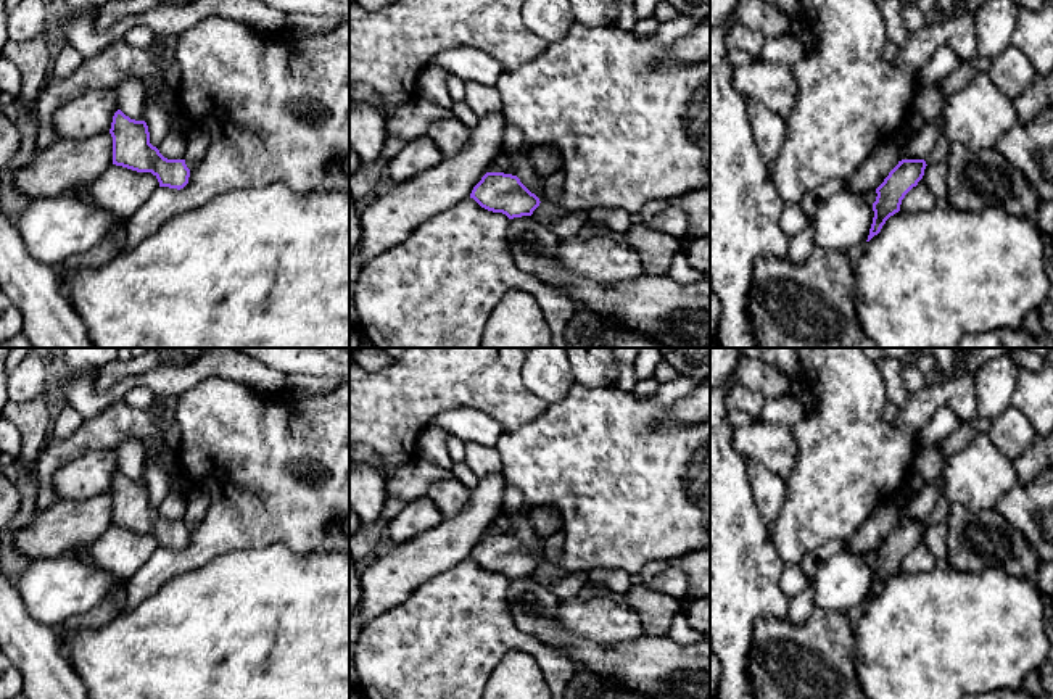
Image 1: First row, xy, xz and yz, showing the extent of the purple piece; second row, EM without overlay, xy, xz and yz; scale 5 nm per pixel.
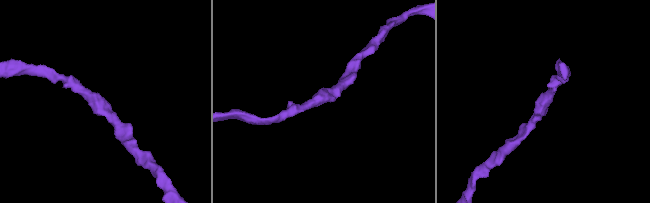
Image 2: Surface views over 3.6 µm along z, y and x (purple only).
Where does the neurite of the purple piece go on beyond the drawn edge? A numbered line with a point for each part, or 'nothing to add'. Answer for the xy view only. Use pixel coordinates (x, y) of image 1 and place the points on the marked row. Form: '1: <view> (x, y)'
nothing to add

